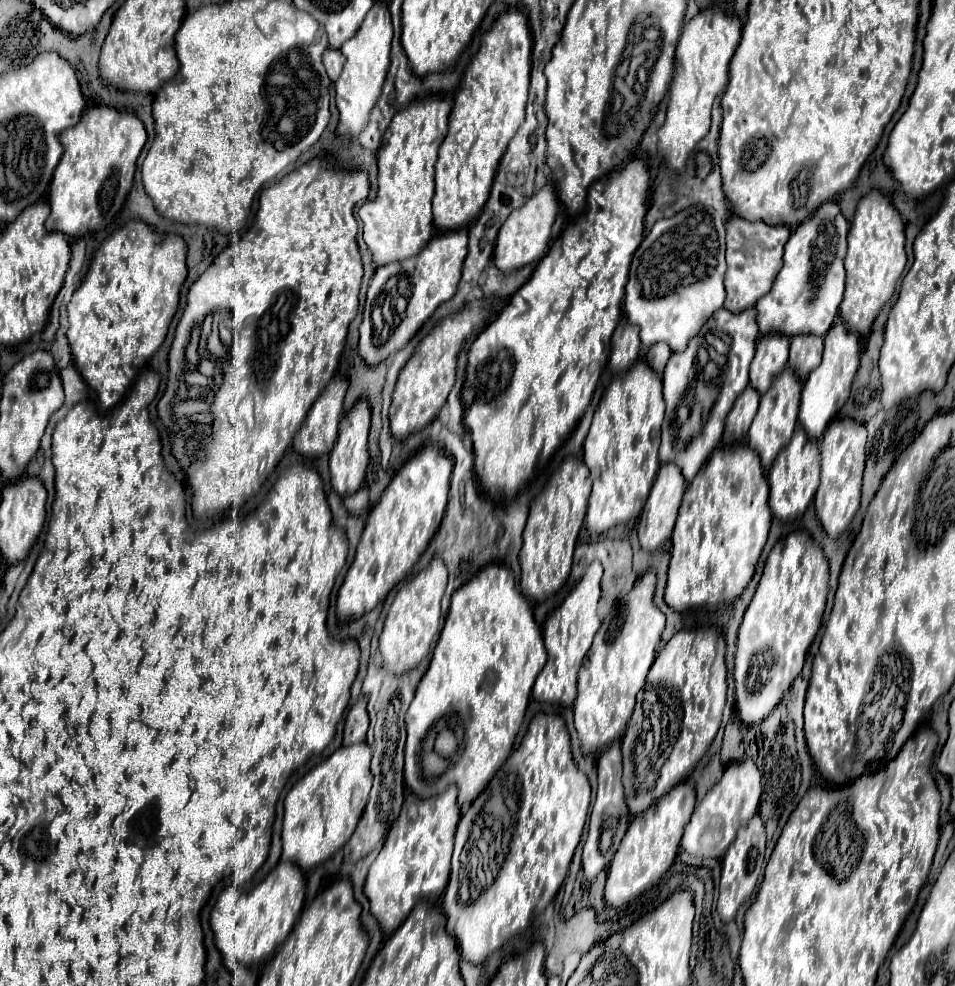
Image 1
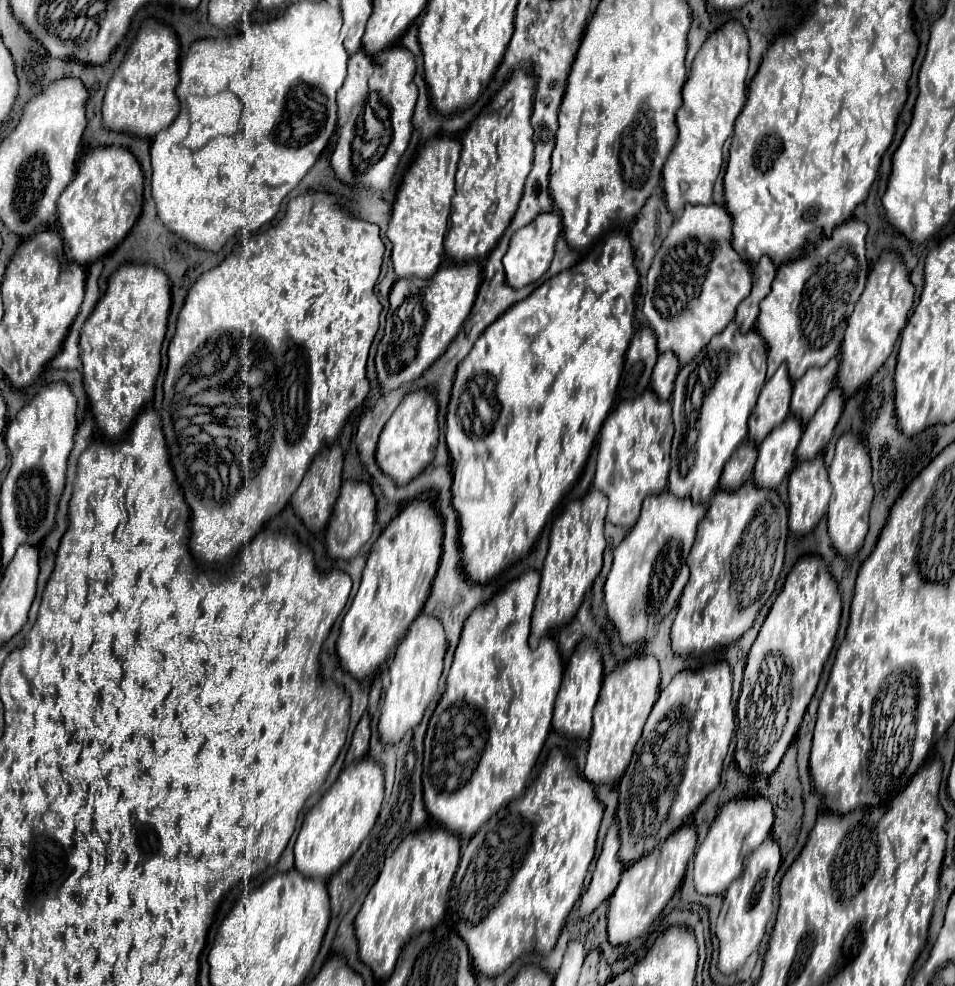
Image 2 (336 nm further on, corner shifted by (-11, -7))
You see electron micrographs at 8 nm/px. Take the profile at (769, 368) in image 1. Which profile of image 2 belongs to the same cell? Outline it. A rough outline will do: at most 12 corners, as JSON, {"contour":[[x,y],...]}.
{"contour":[[787,366],[769,378],[749,422],[763,438],[789,414],[793,382]]}

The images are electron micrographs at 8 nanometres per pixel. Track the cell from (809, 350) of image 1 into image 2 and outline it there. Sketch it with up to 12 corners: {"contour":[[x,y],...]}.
{"contour":[[839,354],[793,386],[791,412],[807,424],[835,386]]}

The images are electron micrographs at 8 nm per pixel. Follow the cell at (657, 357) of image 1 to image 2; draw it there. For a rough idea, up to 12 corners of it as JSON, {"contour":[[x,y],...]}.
{"contour":[[673,352],[659,354],[651,390],[669,400],[679,372]]}

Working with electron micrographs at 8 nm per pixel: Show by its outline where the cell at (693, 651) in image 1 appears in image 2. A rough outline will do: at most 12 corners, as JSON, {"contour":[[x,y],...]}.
{"contour":[[731,666],[661,690],[619,782],[629,866],[719,786]]}

